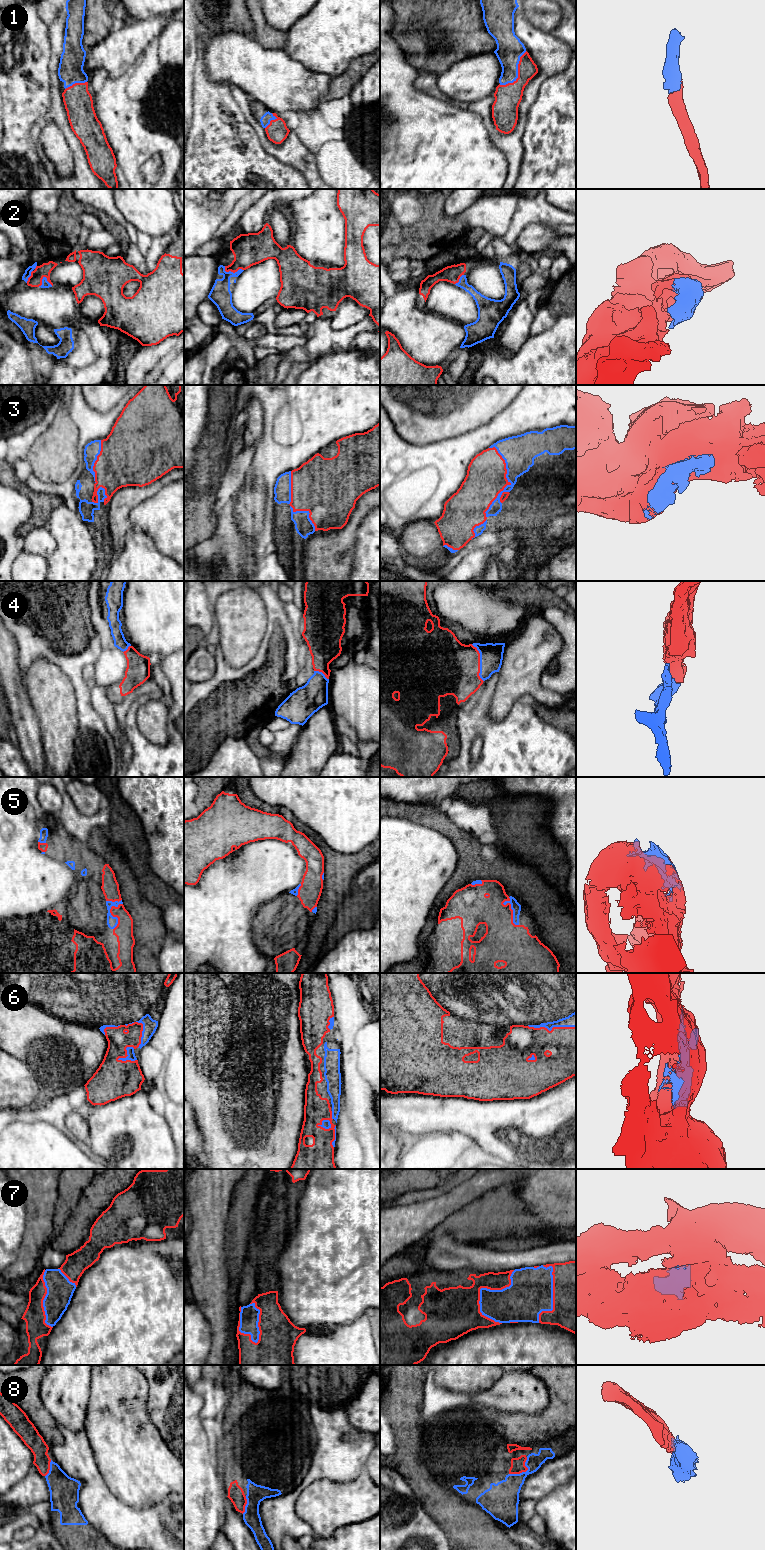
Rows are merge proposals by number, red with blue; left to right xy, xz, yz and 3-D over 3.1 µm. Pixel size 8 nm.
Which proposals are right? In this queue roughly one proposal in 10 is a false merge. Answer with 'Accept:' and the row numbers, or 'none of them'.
Accept: 1, 2, 3, 4, 5, 6, 7, 8

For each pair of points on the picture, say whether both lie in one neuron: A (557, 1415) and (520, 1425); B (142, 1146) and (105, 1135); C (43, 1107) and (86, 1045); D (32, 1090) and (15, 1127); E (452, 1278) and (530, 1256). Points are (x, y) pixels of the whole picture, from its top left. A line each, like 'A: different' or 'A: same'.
A: same
B: same
C: different
D: different
E: different

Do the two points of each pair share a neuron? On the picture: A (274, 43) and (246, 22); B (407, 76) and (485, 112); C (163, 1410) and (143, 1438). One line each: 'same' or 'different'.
A: different
B: different
C: different

